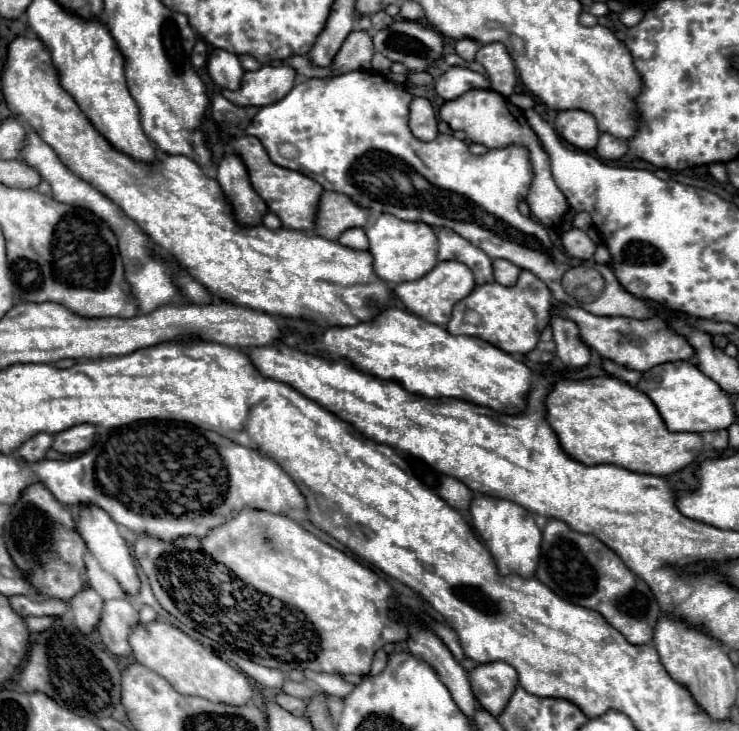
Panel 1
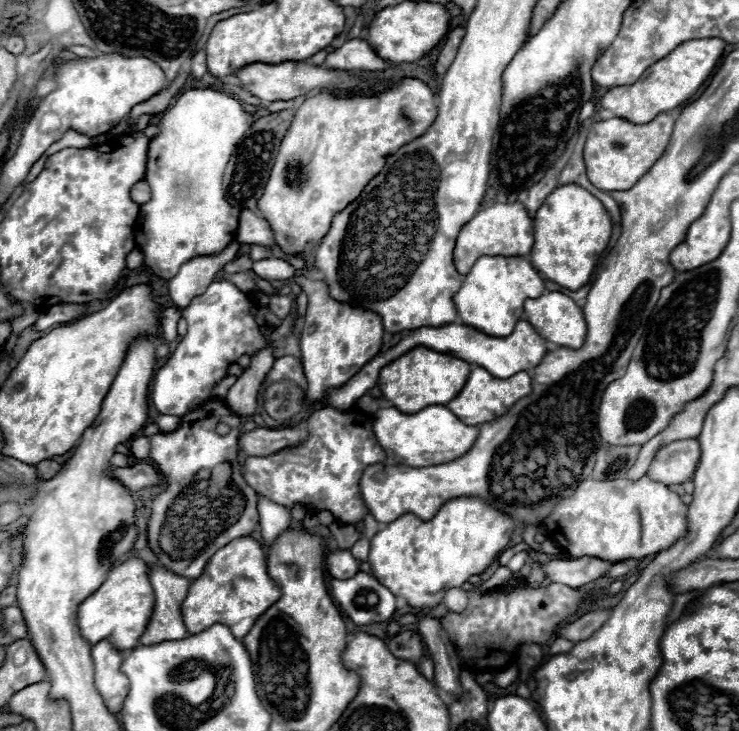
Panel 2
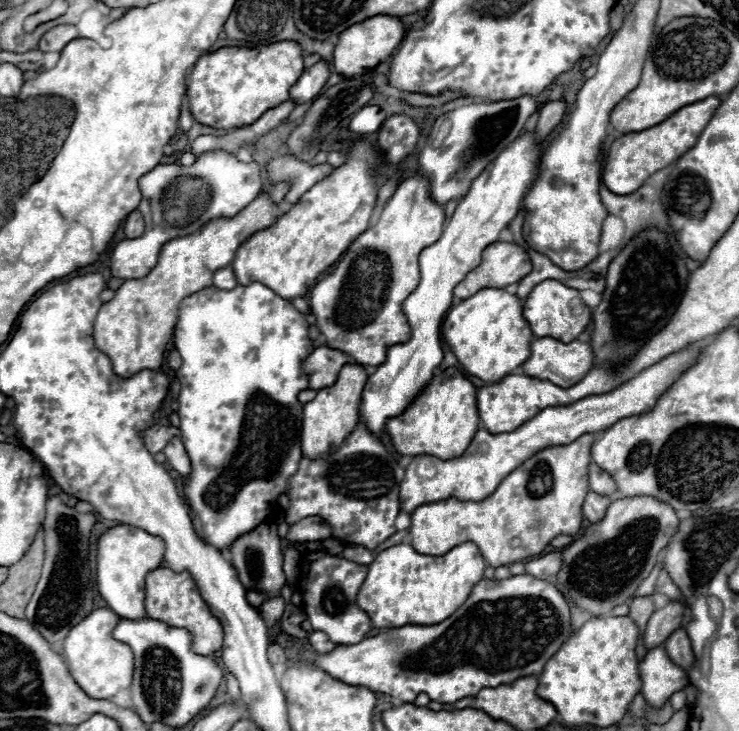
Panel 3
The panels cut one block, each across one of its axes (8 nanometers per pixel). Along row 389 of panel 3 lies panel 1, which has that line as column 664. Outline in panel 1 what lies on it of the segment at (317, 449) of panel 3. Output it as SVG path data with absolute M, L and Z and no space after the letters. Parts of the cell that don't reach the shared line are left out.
M566 308L564 316L578 326L580 338L588 348L596 350L606 360L626 366L628 370L632 368L638 372L646 372L658 364L690 360L694 356L692 346L682 336L674 334L662 318L650 318L650 320L634 320L634 318L622 318L622 316L608 318L608 316L590 314L584 308Z

